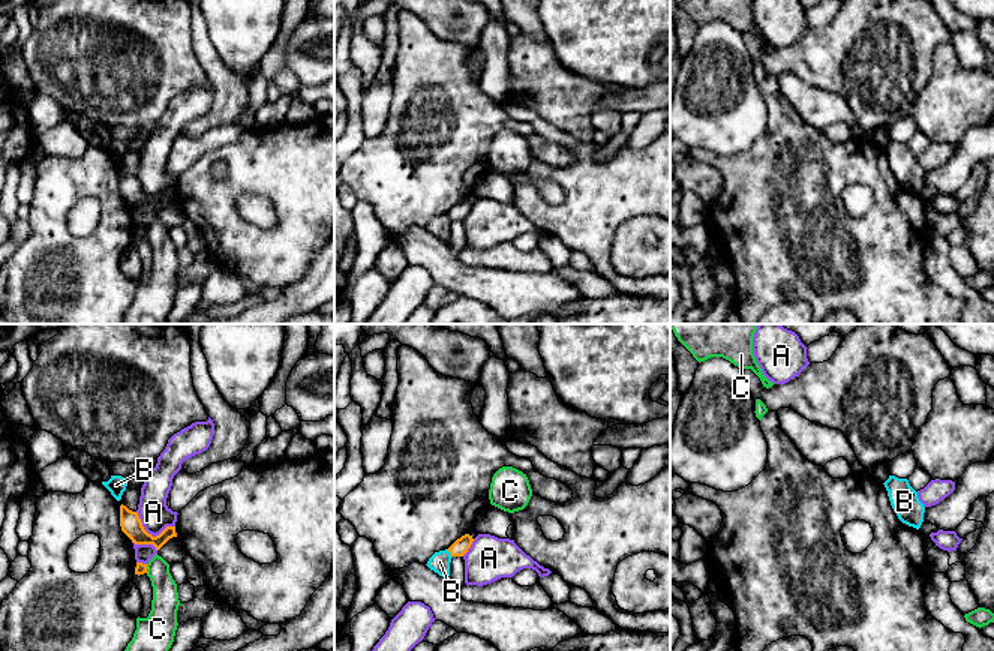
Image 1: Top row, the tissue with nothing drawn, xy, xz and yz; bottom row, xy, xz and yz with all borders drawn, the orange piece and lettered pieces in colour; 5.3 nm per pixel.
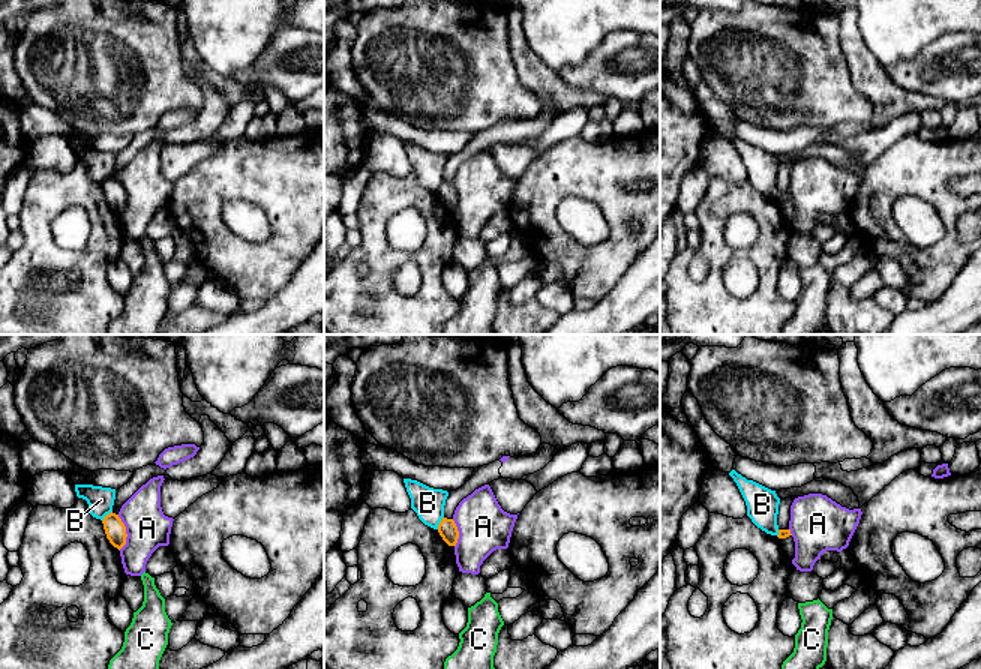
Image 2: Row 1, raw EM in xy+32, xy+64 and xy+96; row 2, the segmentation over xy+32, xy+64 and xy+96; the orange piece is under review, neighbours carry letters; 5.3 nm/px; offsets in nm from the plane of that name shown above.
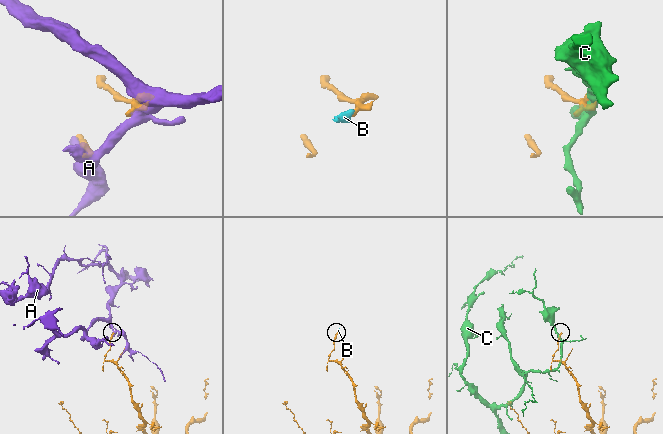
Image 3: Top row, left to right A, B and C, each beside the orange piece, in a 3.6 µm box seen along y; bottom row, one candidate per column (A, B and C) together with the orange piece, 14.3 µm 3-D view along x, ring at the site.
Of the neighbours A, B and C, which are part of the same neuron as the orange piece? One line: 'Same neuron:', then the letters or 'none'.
Same neuron: none

